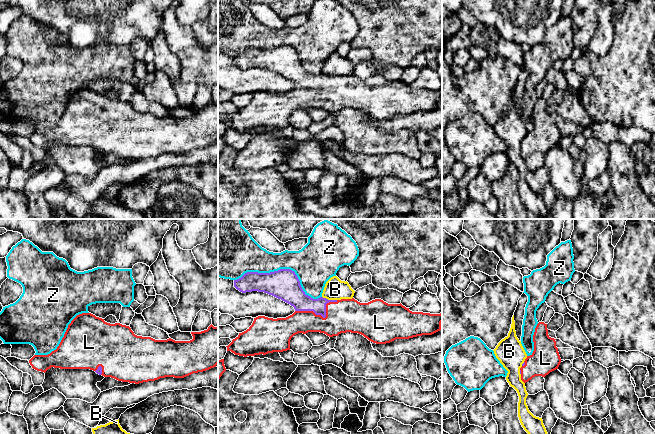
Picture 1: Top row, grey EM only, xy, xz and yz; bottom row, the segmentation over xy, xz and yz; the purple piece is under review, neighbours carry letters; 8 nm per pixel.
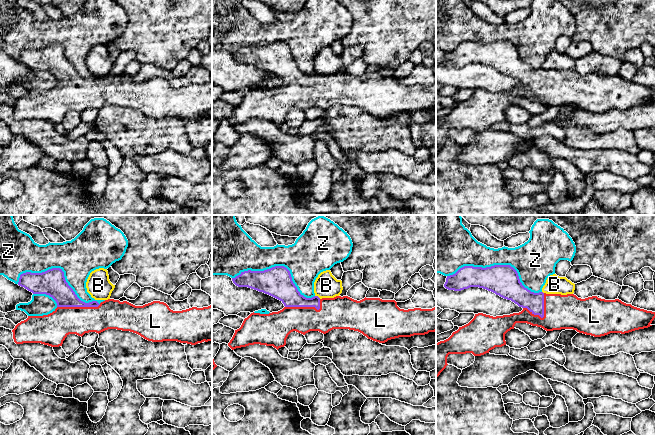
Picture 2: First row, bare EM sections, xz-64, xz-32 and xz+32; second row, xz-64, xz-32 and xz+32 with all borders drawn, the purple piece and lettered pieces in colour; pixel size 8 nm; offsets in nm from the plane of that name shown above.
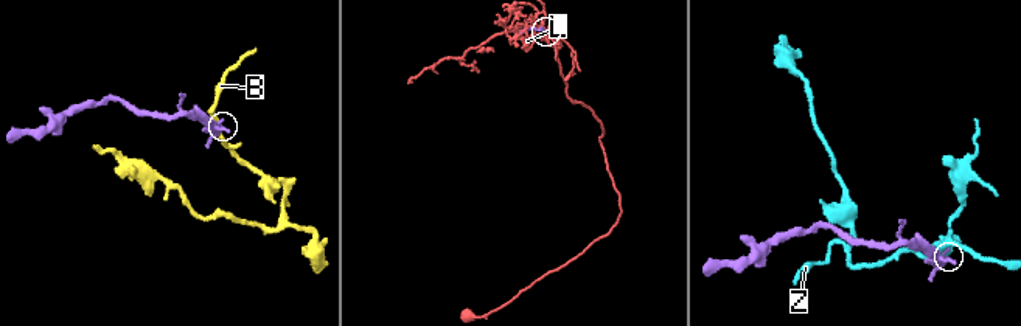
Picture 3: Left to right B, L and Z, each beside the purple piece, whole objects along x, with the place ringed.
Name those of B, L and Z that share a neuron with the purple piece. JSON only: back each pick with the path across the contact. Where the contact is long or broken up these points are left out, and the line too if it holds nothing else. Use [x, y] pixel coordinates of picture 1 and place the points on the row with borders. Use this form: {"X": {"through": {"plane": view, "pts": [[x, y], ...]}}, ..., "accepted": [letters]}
{"L": {"through": {"plane": "xz", "pts": [[296, 297], [310, 311], [321, 315], [346, 315]]}}, "accepted": ["L"]}

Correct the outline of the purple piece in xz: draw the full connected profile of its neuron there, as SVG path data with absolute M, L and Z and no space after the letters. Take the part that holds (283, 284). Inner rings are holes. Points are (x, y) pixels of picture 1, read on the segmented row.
M280 269L270 273L247 272L241 278L234 280L234 287L242 293L252 291L267 293L290 304L295 309L295 312L286 318L273 319L265 316L254 318L252 325L246 331L239 333L226 346L227 351L239 356L266 355L290 350L290 340L298 333L320 332L333 337L351 332L361 334L373 343L386 344L396 339L432 335L442 329L442 313L412 312L401 303L388 304L381 299L368 303L360 303L354 298L313 299L305 294L297 275L290 269Z

